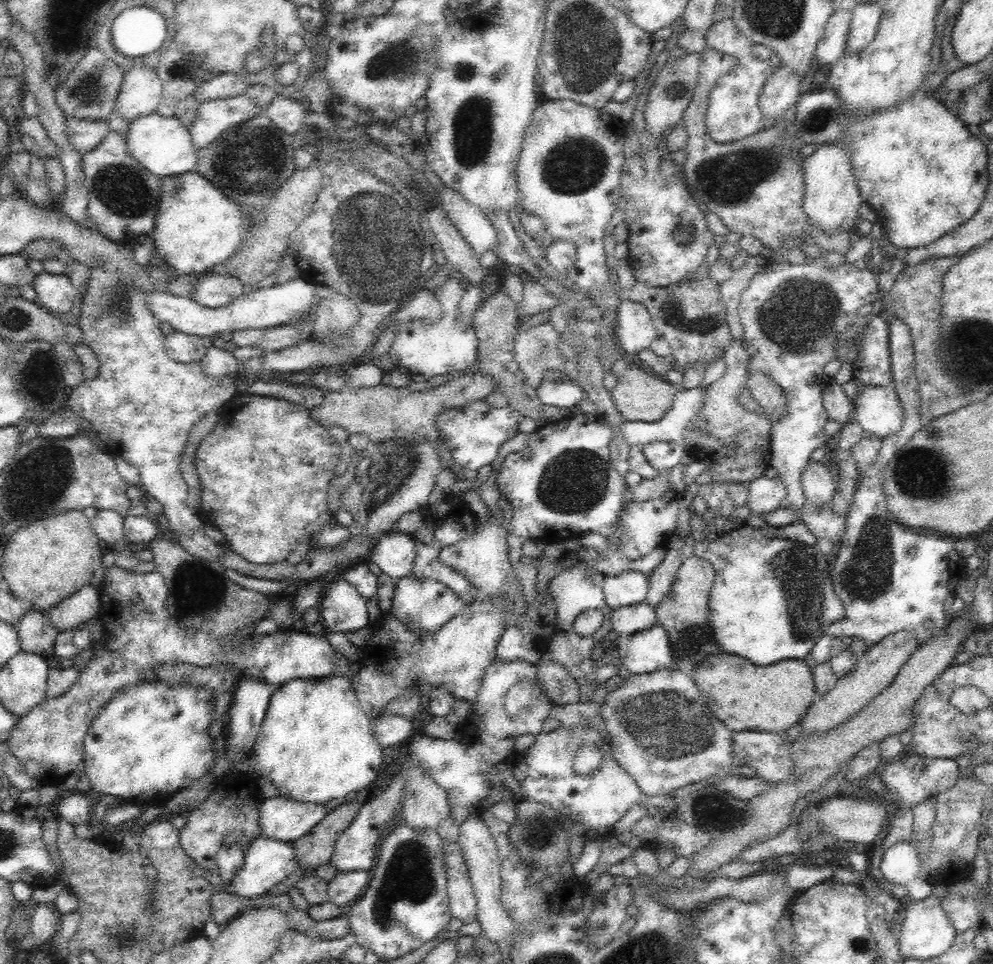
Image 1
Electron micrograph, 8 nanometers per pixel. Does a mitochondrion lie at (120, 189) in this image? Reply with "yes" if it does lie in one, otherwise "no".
yes

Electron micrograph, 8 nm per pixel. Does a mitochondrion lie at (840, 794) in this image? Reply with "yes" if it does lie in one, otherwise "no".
no

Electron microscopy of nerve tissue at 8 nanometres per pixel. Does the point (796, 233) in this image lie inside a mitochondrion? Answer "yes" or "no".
no

